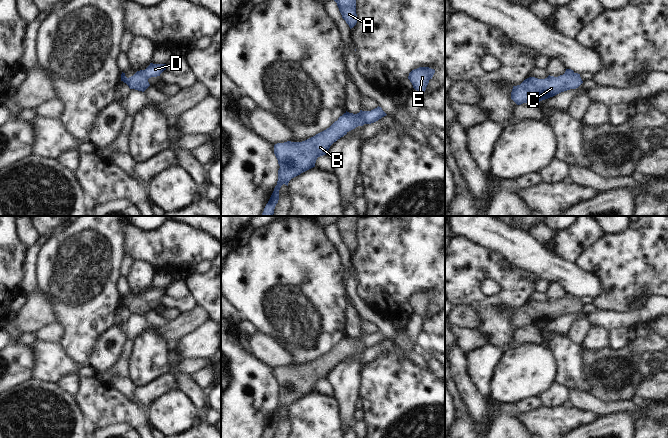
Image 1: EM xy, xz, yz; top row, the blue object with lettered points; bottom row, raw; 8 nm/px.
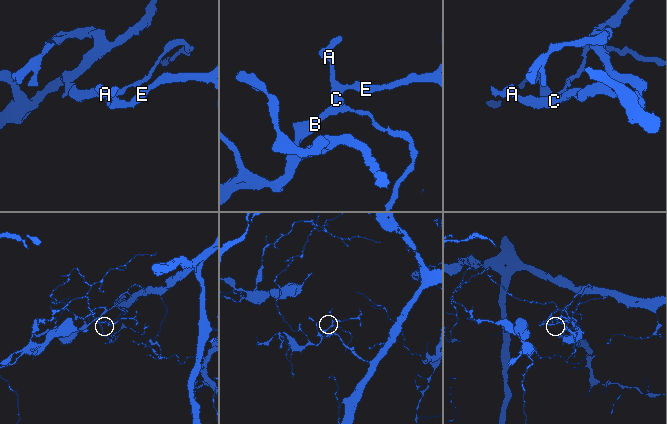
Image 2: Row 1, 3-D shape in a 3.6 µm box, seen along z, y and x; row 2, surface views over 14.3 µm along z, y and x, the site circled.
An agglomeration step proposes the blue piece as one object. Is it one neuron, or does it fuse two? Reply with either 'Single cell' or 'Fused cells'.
Fused cells.

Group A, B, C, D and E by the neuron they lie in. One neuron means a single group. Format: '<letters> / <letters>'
A B C E / D

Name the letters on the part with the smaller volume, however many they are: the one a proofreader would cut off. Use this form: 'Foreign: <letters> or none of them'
Foreign: D.

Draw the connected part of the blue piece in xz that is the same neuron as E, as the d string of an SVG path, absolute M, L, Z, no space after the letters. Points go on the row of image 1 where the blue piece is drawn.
M419 67L409 73L408 79L412 83L413 88L423 94L434 73L434 69L429 67Z

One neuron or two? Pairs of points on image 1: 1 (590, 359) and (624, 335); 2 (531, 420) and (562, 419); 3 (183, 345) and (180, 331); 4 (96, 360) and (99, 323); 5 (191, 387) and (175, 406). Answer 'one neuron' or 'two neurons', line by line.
1: two neurons
2: one neuron
3: two neurons
4: two neurons
5: two neurons

